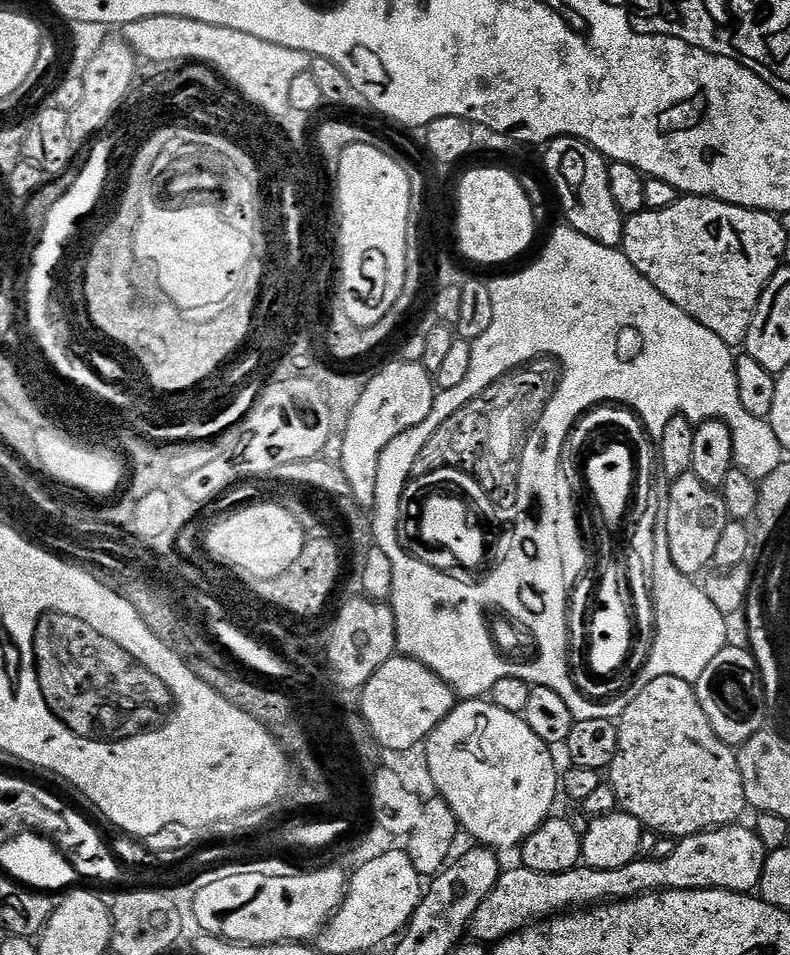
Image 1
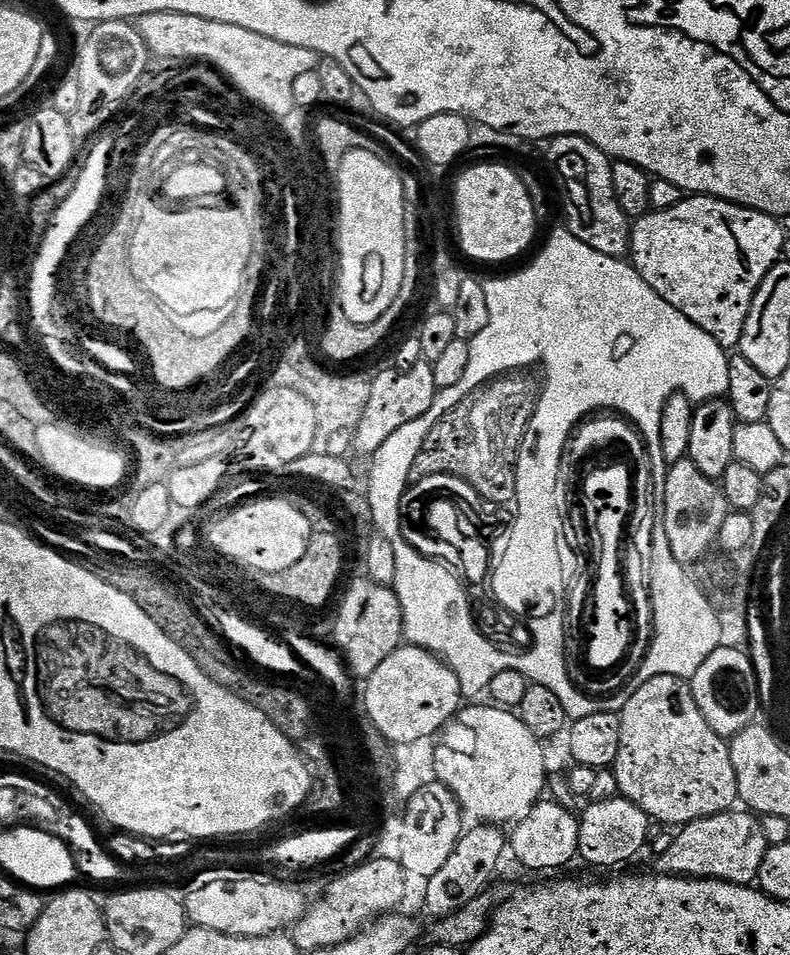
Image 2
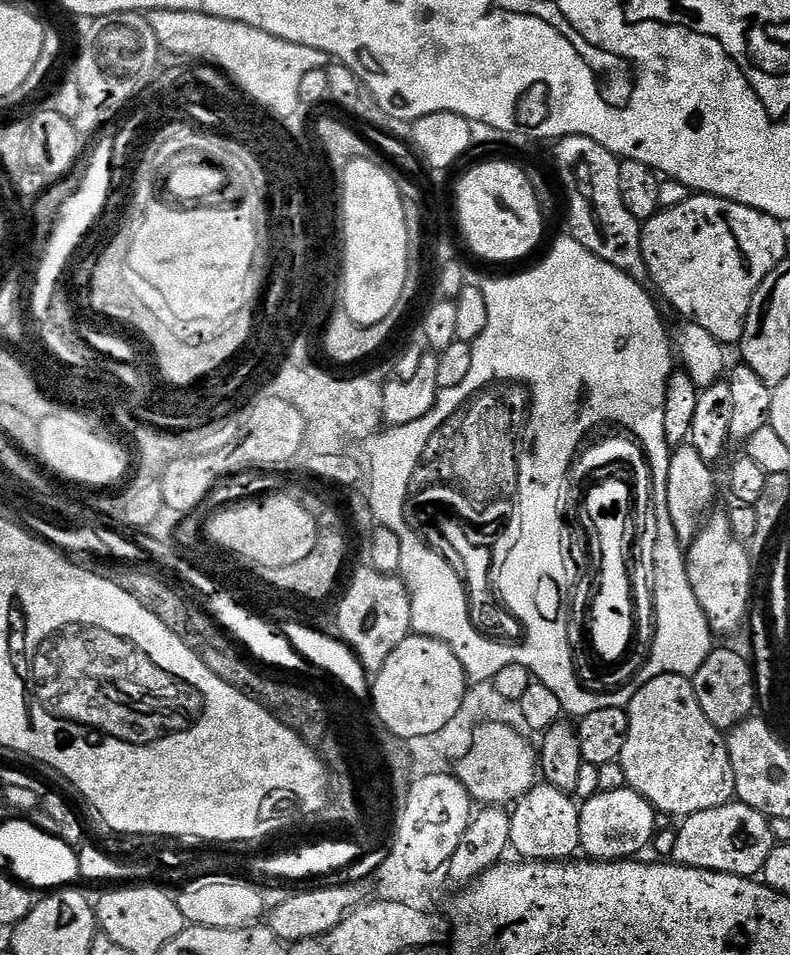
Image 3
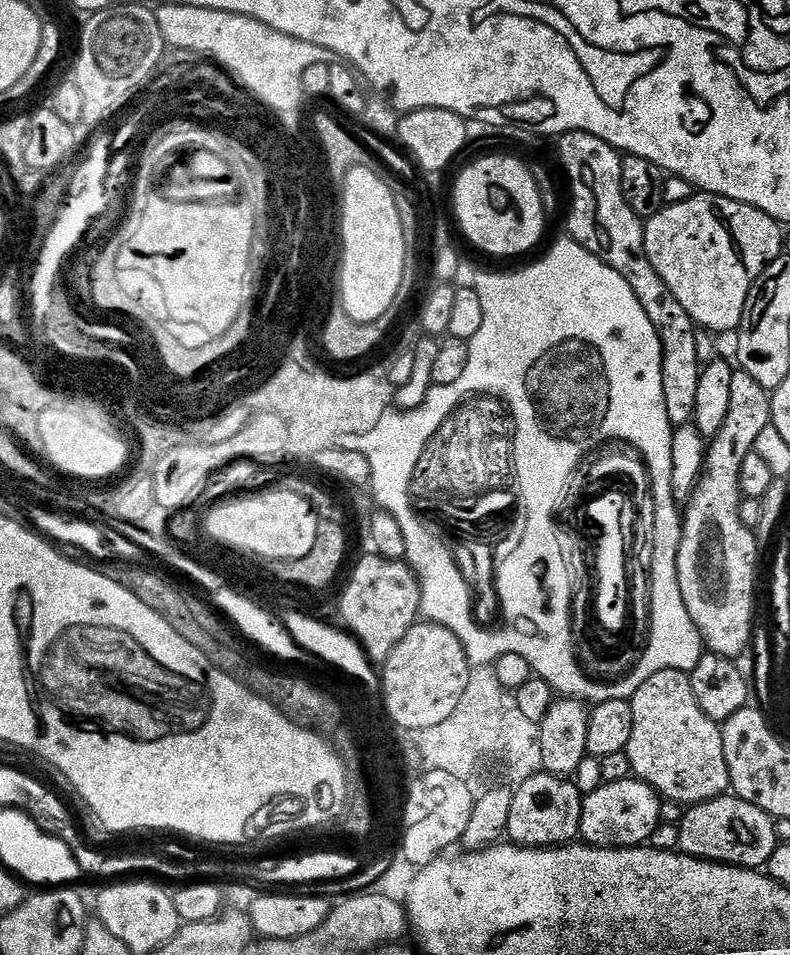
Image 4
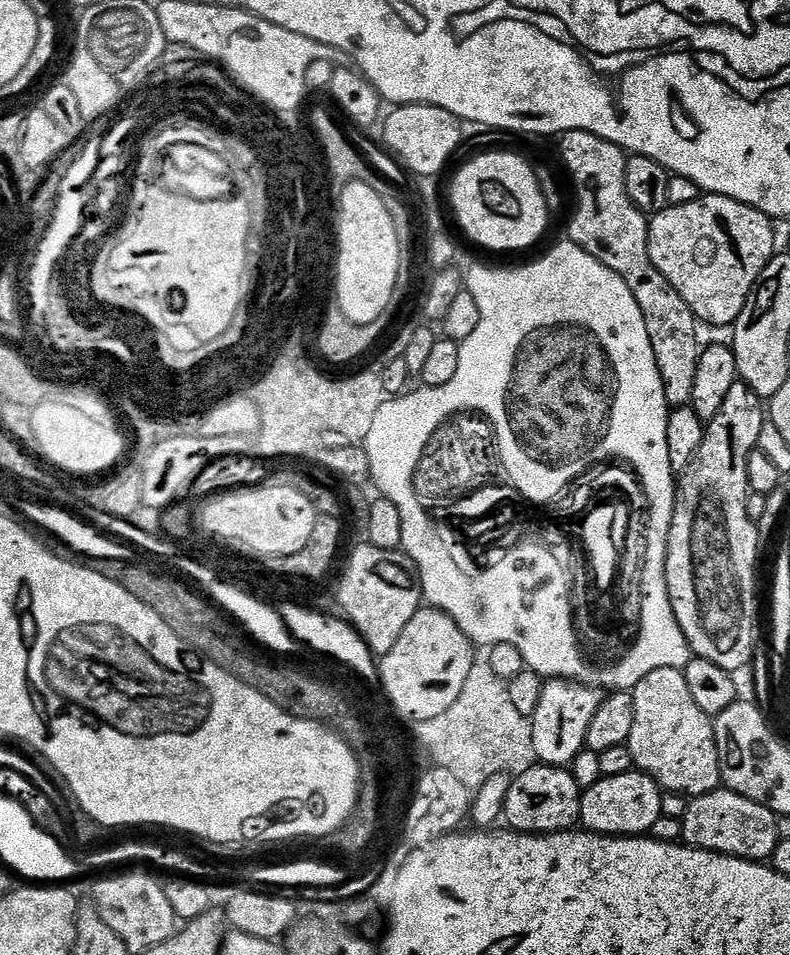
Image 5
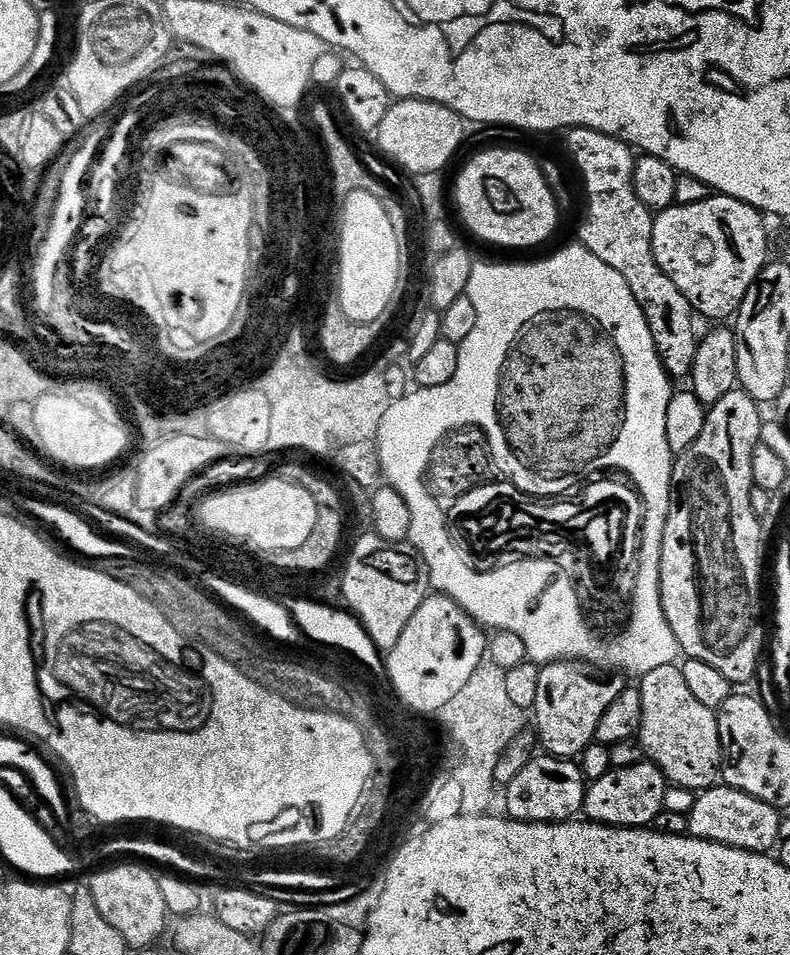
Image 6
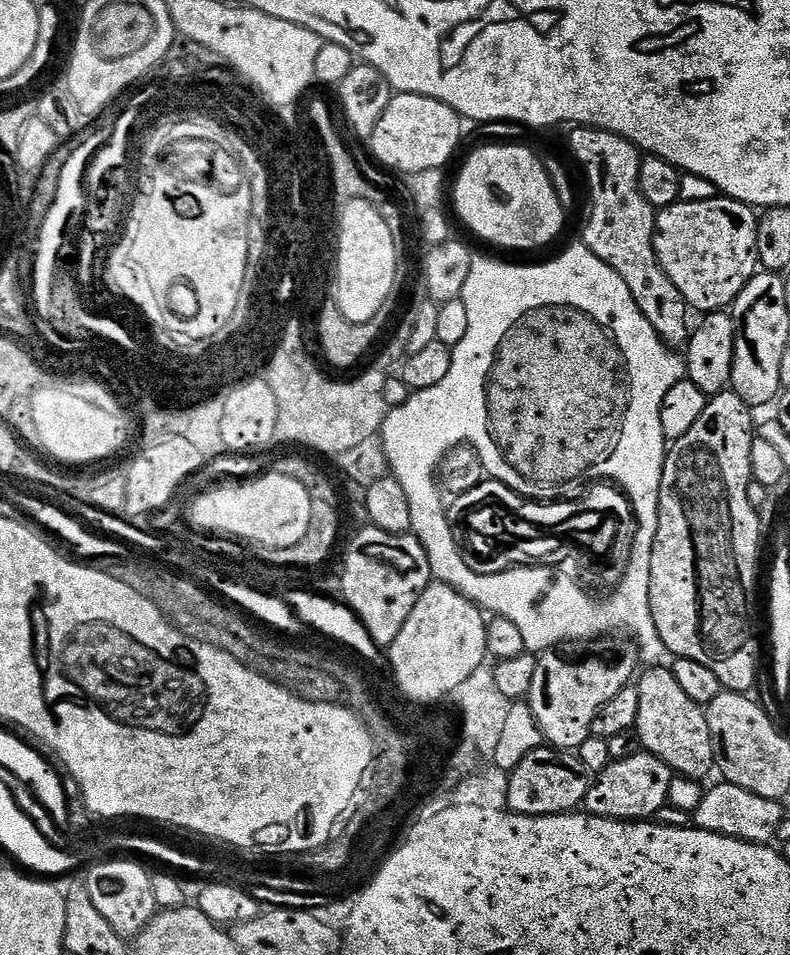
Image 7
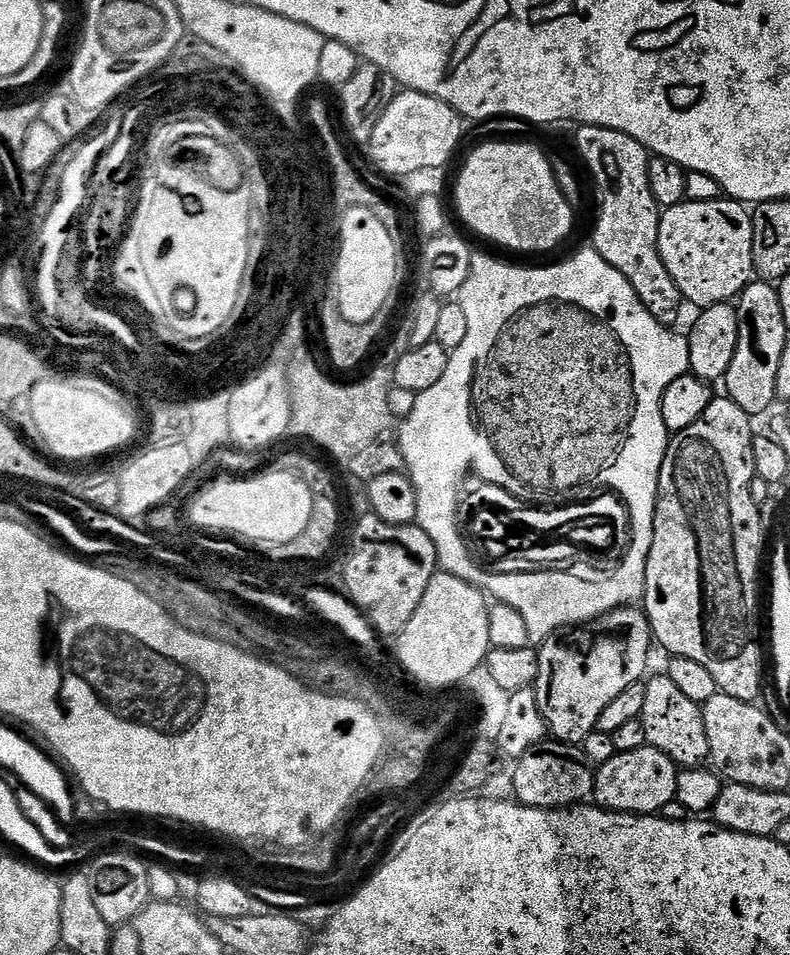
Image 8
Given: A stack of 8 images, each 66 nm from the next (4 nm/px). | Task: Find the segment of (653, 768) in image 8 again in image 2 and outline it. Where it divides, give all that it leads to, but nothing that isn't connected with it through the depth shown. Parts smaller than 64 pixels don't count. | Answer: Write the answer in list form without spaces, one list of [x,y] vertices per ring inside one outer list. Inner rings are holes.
[[[618,795],[609,800],[592,800],[589,808],[579,813],[580,833],[578,846],[580,847],[579,859],[593,864],[596,868],[616,868],[627,860],[632,860],[640,851],[645,851],[649,843],[647,830],[650,818],[634,802],[625,800]]]

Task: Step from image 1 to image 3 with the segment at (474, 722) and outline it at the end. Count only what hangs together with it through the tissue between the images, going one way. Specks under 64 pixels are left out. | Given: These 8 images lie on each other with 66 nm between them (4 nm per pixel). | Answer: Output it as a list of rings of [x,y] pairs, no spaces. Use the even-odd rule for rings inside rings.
[[[483,723],[472,733],[472,742],[454,764],[454,775],[480,806],[508,806],[524,797],[538,780],[538,756],[517,729],[508,724]]]

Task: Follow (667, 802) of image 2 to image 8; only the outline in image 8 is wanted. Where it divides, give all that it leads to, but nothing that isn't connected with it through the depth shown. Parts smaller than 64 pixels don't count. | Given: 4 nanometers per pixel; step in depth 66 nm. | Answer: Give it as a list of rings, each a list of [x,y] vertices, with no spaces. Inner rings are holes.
[[[666,674],[650,680],[644,684],[646,703],[642,705],[639,718],[646,730],[648,744],[662,750],[662,754],[669,756],[681,769],[701,767],[709,759],[703,707],[690,702],[690,698],[686,698]]]

